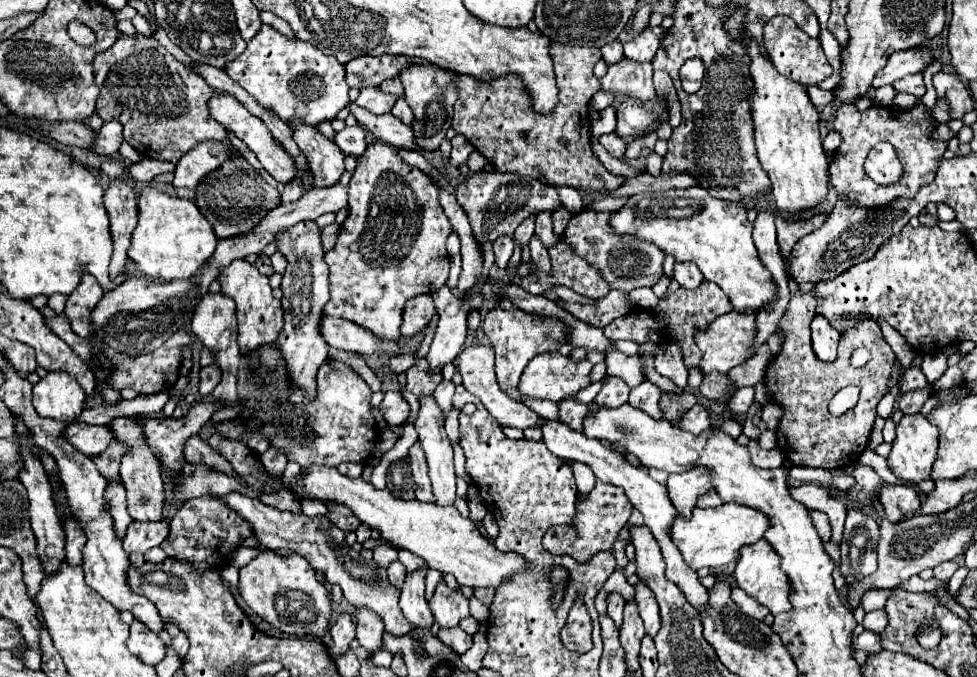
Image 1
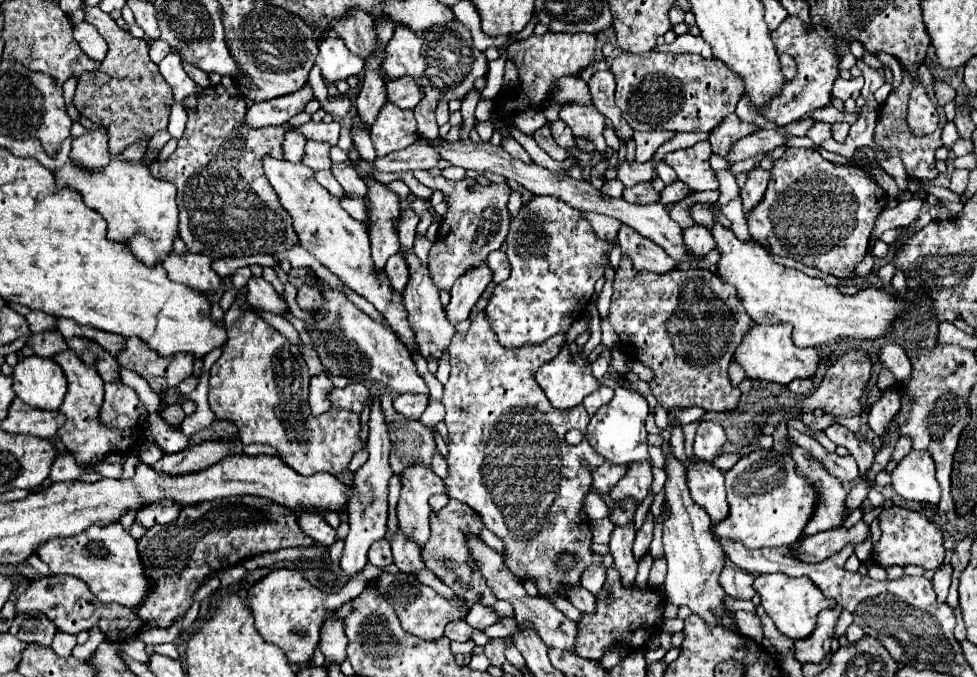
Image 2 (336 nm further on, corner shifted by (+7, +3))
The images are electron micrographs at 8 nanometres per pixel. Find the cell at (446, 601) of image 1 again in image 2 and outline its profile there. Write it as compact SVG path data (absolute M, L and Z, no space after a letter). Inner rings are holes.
M450 499L448 505L444 509L440 509L438 513L430 513L430 539L426 541L426 545L422 547L420 555L424 565L444 583L448 585L458 597L466 599L470 605L472 603L482 603L482 605L494 605L498 599L494 597L492 589L486 585L478 565L474 563L470 551L468 551L468 535L480 535L484 523L480 521L478 513L474 513L474 509L470 509L468 505L464 505L462 501Z

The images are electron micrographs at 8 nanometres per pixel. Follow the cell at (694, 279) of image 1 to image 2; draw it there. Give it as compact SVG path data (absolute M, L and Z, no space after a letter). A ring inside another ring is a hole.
M692 225L692 227L684 229L684 241L694 257L704 257L708 251L712 251L716 247L716 241L714 241L710 229L702 227L702 225Z

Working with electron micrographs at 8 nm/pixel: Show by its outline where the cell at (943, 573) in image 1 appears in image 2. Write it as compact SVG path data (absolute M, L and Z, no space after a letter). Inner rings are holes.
M944 563L940 569L934 571L932 583L934 583L934 591L938 595L938 601L944 603L946 595L948 595L948 587L950 587L950 579L952 579L952 567L948 563Z

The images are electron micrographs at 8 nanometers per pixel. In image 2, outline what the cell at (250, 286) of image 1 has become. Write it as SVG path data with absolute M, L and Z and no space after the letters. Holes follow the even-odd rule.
M244 289L224 315L228 343L210 369L210 409L218 419L228 419L238 427L244 445L272 445L276 457L296 473L314 475L324 471L334 477L340 475L352 455L364 447L358 435L360 415L336 407L322 415L312 415L308 405L310 373L298 349L256 313L240 309L240 303L244 303Z

